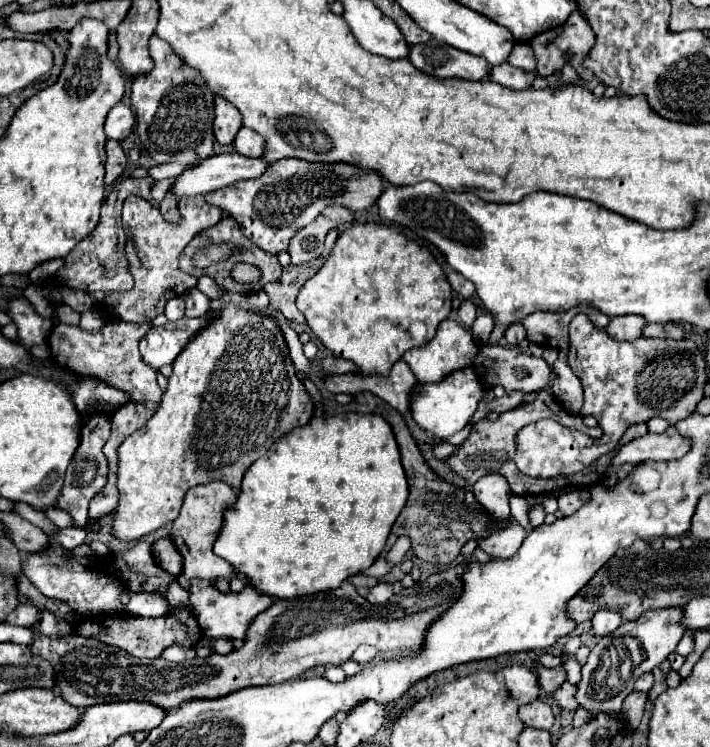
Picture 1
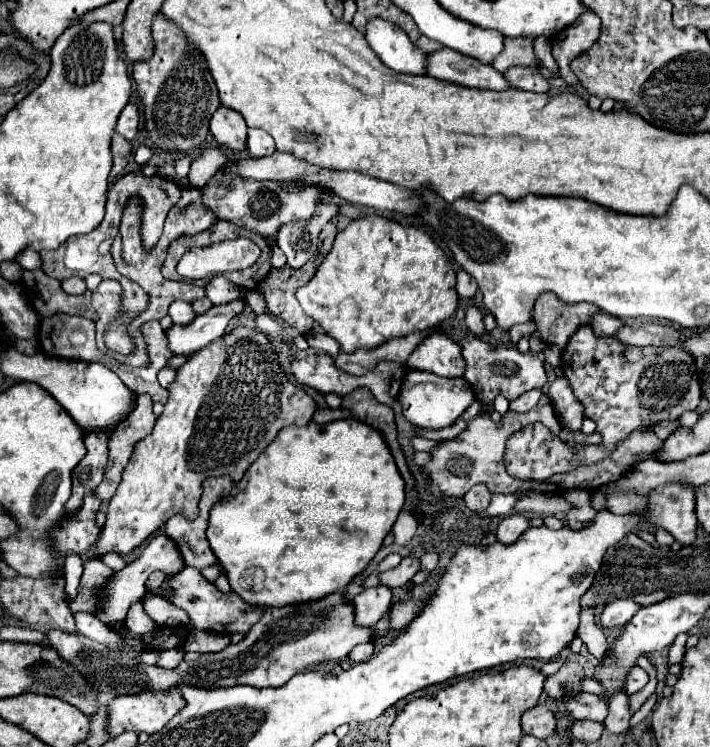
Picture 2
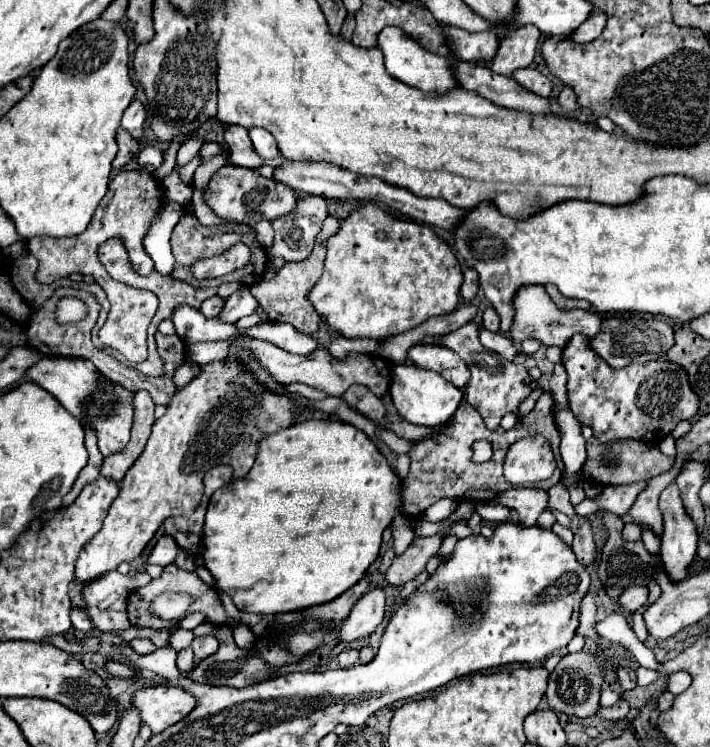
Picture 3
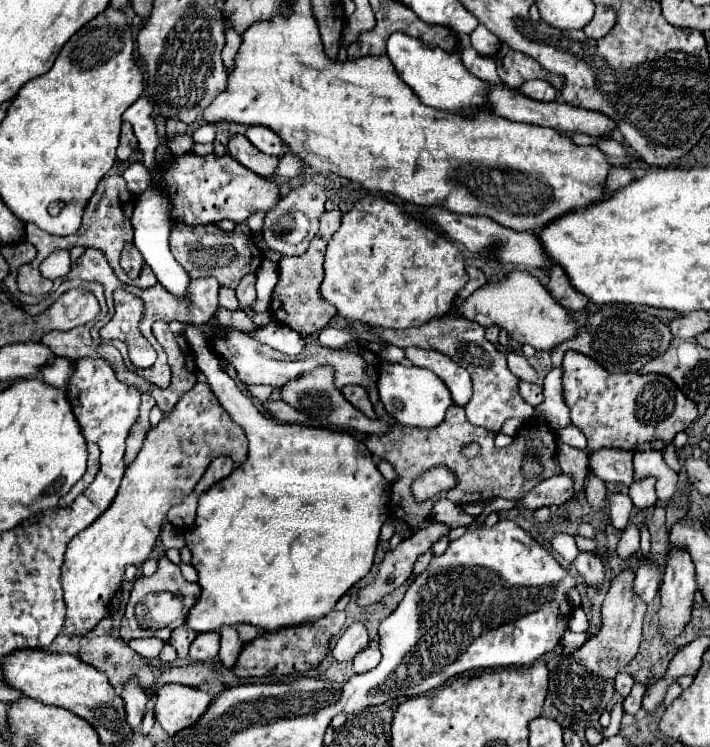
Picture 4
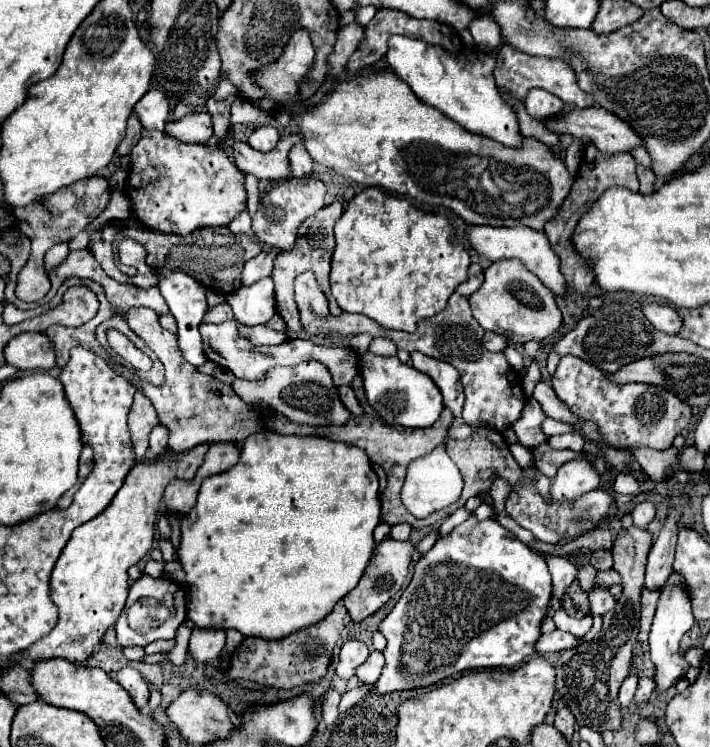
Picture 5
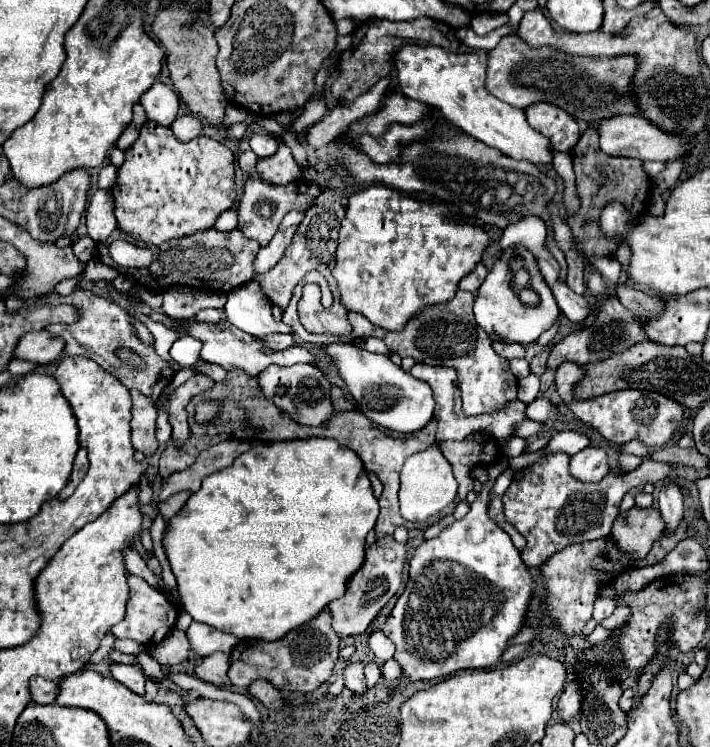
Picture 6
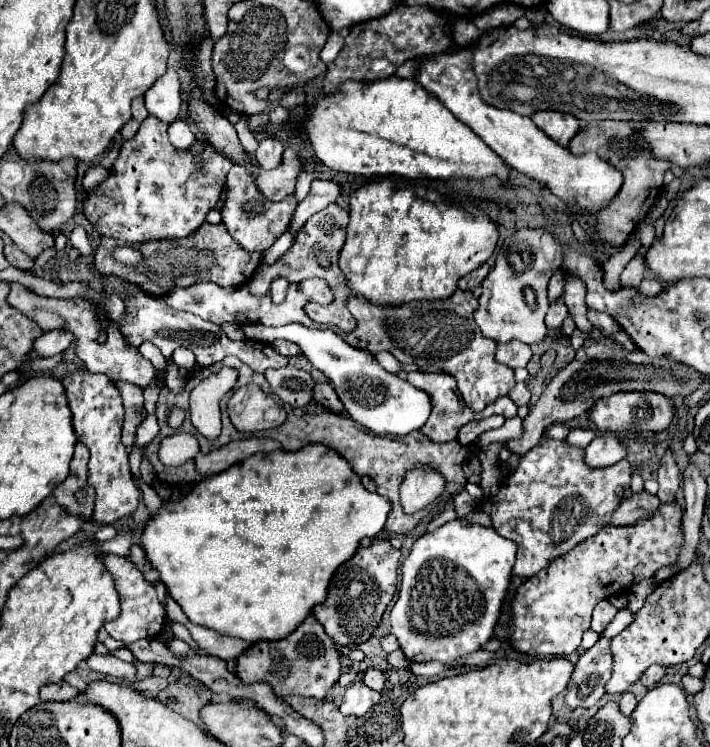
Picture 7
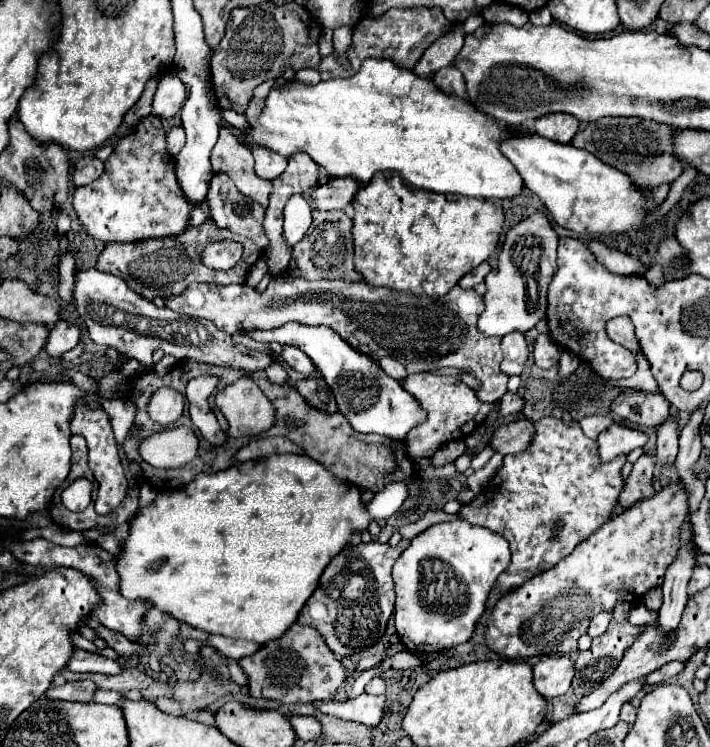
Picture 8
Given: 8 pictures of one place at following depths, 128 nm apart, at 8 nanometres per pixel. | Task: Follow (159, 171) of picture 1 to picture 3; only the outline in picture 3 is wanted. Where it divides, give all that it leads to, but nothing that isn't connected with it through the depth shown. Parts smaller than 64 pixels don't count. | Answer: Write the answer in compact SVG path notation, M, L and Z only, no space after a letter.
M206 142L206 144L200 148L200 160L202 160L202 164L208 162L210 158L214 158L214 156L224 156L224 158L228 160L226 150L224 150L218 142Z

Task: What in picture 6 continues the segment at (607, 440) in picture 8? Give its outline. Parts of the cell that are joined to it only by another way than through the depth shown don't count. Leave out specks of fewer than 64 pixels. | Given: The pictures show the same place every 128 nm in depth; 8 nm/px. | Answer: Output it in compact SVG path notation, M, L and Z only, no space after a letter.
M588 446L572 456L570 476L582 482L598 482L608 474L608 456L600 446Z

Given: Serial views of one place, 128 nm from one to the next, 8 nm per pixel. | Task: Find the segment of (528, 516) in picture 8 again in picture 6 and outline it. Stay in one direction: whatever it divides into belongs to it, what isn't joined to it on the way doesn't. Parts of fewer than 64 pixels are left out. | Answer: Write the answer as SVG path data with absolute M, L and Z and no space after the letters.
M564 452L544 456L534 466L528 466L524 476L512 482L502 496L506 520L512 526L516 526L516 530L526 538L522 560L530 568L542 566L552 554L556 554L558 550L570 544L608 538L612 524L618 518L618 506L624 494L644 484L652 484L652 486L666 484L676 478L676 468L678 468L678 464L644 460L636 470L626 472L624 476L608 474L602 482L584 484L572 480L568 472L568 460L570 456Z

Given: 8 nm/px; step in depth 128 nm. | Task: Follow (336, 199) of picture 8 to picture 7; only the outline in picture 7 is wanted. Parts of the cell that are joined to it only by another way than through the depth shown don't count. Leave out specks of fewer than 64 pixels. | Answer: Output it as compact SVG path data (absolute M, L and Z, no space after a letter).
M314 180L312 188L310 188L310 194L298 204L298 208L296 208L296 212L294 212L294 216L288 224L288 230L292 234L296 234L312 214L316 214L316 212L324 210L328 204L332 204L338 198L338 194L340 194L340 190L338 190L336 182Z

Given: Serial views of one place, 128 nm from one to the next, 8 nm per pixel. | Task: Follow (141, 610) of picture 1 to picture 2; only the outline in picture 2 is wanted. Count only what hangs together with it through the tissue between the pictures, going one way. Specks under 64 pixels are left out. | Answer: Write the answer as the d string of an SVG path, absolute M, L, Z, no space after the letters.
M148 592L142 598L144 612L158 624L158 626L168 626L168 624L188 624L189 618L184 610L172 605L166 598L156 596Z

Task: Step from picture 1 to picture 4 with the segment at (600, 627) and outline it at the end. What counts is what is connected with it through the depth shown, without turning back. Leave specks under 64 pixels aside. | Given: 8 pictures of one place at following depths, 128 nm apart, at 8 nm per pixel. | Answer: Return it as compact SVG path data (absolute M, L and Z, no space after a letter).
M646 560L644 564L640 564L634 578L634 594L640 600L650 602L658 592L658 576L660 576L658 566L652 560Z

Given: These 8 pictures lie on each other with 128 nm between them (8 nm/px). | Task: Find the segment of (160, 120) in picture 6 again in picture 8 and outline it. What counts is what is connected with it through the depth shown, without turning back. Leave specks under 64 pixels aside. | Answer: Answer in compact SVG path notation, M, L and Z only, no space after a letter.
M164 72L158 82L158 90L154 94L152 102L152 114L160 118L170 118L176 116L186 100L186 86L184 82L172 72Z

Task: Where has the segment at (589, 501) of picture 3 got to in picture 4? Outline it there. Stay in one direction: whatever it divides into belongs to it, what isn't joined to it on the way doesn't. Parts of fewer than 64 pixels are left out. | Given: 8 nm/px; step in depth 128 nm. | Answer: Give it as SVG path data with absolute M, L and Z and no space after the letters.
M616 492L610 496L610 516L612 516L612 526L624 530L628 524L628 516L632 510L632 498L628 494Z

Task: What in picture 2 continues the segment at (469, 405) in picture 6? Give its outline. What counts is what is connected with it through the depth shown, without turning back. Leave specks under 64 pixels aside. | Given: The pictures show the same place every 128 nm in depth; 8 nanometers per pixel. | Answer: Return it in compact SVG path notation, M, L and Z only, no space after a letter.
M468 336L460 344L462 344L462 356L466 360L464 378L472 384L476 398L484 402L488 408L492 408L496 394L502 394L506 400L514 400L520 394L534 390L534 388L542 388L546 384L544 362L534 354L522 354L510 346L506 348L492 346L476 336Z

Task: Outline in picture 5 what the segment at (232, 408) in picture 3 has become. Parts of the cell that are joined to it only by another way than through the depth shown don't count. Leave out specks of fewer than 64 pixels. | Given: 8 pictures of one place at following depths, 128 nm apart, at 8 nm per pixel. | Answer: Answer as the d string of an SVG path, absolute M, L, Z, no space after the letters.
M202 442L180 454L170 452L148 462L136 462L112 504L96 516L96 520L82 524L72 532L50 580L52 600L60 612L58 624L44 640L38 640L32 644L34 648L24 652L26 658L40 660L60 656L70 662L84 662L92 654L106 628L118 620L124 608L128 596L128 568L138 564L152 548L154 524L168 482L174 478L192 480L204 462L208 446L208 442Z

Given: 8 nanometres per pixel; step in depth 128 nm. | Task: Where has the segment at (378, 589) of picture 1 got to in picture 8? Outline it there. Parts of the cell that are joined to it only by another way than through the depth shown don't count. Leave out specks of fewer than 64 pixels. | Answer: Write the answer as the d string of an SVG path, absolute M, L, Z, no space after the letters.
M364 692L346 702L320 702L316 708L320 708L324 714L338 716L340 720L354 720L366 726L376 726L382 718L384 700L384 696L372 696Z

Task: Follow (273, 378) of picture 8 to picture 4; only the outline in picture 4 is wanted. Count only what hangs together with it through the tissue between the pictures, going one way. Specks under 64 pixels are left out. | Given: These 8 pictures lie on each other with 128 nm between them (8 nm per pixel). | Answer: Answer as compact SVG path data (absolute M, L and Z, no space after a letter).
M328 366L316 368L312 372L306 372L304 376L300 376L300 380L288 382L282 388L282 396L290 406L308 414L312 420L316 420L316 426L338 426L338 428L346 428L346 430L354 430L354 432L362 432L362 434L382 434L394 426L392 422L386 422L386 420L370 420L366 414L362 414L358 408L354 408L342 396L342 392L336 390L334 372Z

